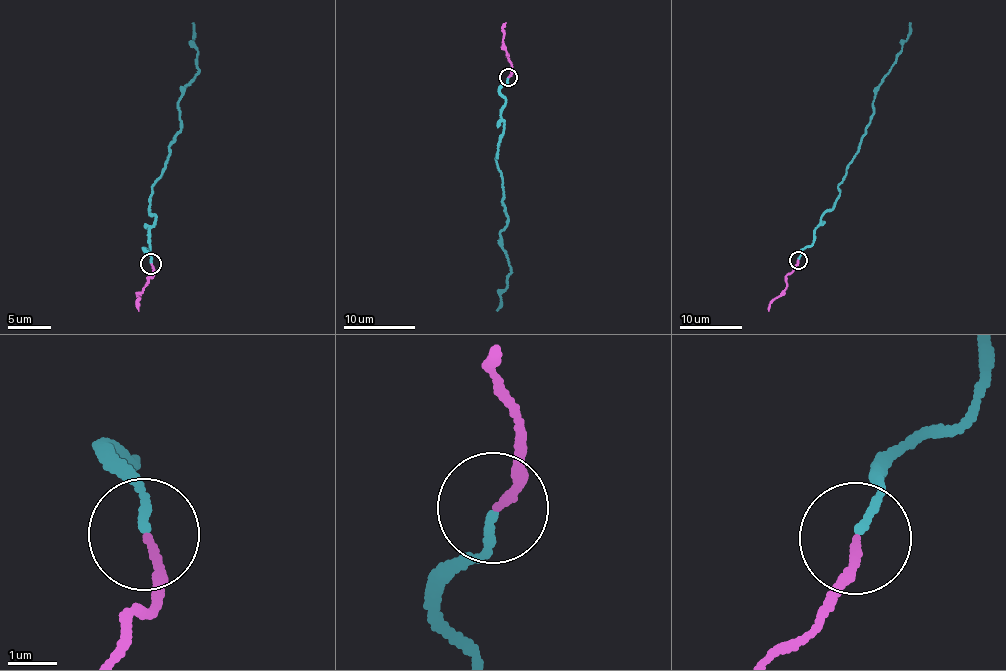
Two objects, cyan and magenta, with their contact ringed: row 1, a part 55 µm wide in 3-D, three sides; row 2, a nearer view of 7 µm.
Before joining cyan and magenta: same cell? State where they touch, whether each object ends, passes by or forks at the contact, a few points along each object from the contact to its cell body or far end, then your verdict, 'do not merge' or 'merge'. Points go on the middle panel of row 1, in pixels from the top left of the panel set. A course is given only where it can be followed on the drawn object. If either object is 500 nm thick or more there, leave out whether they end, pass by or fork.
place (508, 77); cyan ends; magenta ends; course cyan (507, 77), (499, 90), (504, 129), (496, 158), (508, 219), (499, 242), (511, 272), (498, 310); course magenta (507, 77), (512, 69), (502, 42), (506, 22); merge

